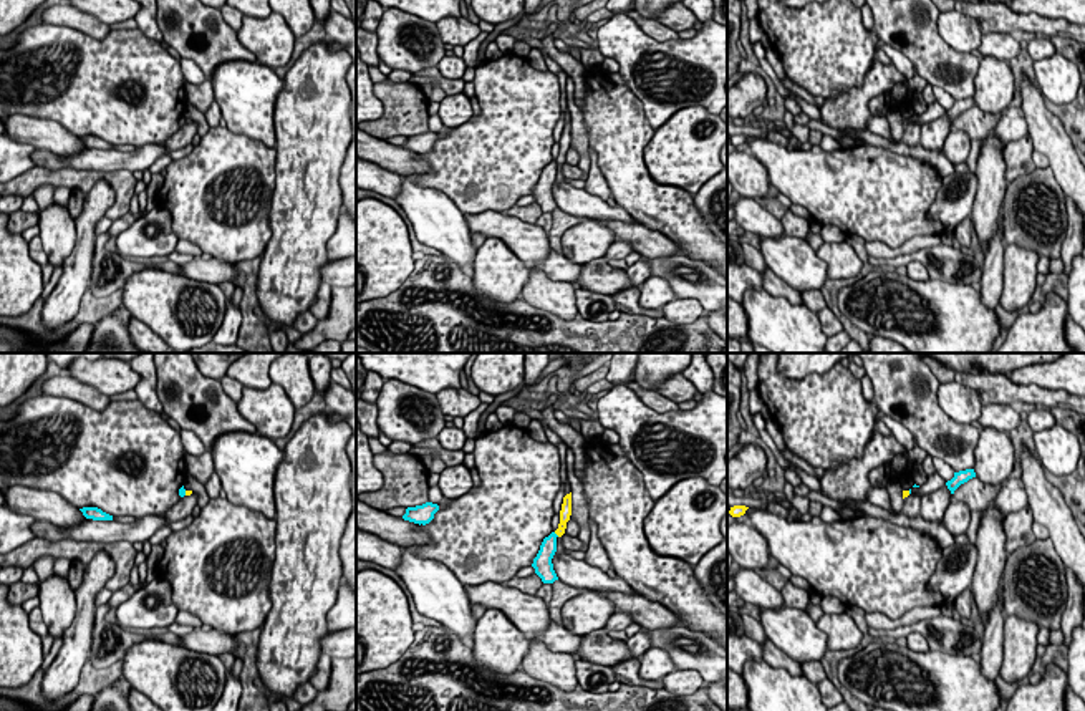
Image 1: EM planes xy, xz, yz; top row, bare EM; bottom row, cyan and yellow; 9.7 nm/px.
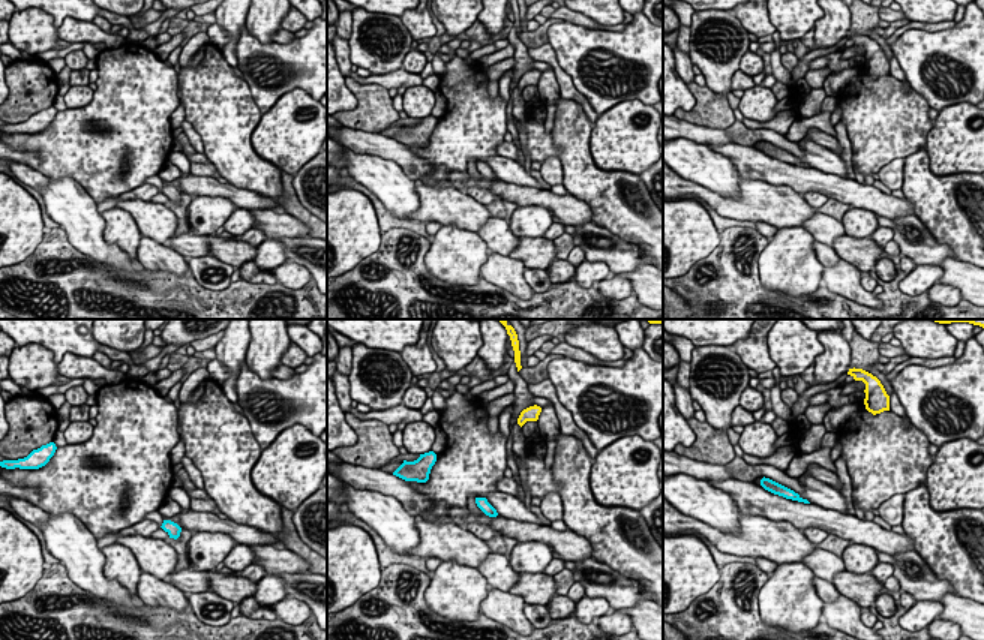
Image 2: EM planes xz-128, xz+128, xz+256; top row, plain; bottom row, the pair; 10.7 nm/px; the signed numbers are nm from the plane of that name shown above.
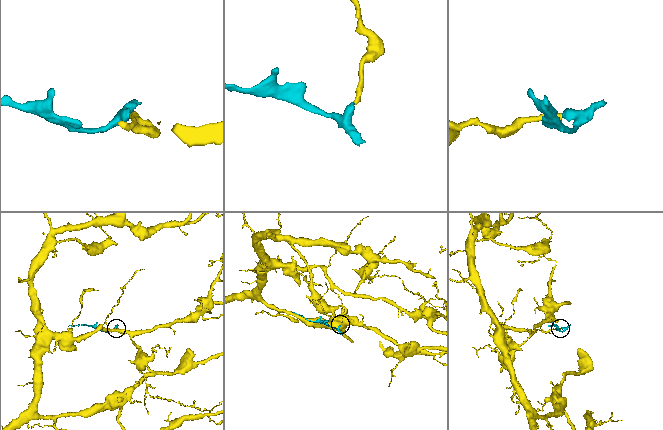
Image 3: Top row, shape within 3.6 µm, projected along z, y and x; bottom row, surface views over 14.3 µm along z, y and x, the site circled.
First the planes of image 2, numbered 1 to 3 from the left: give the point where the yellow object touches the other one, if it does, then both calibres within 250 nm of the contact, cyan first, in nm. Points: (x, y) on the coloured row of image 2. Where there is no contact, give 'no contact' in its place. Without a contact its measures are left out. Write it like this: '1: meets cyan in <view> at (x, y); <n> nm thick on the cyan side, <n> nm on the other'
1: no contact
2: no contact
3: no contact

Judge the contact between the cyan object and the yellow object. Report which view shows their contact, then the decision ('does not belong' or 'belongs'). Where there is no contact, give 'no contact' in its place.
contact in xz; does not belong

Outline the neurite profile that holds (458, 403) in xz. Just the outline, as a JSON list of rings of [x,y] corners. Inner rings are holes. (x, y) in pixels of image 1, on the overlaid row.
[[[446,388],[439,391],[436,396],[441,411],[446,416],[452,416],[452,418],[465,418],[469,413],[475,411],[480,404],[479,396],[474,396],[464,388],[459,389]]]

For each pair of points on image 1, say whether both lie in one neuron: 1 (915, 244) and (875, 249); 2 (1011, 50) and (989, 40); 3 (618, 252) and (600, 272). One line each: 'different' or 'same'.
1: same
2: same
3: different

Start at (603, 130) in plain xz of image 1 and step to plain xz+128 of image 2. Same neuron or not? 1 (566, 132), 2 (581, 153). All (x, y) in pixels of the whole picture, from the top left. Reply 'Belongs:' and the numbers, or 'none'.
Belongs: 1, 2

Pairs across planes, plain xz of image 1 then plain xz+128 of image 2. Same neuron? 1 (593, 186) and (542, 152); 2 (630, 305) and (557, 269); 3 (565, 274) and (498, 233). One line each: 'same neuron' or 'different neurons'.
1: different neurons
2: same neuron
3: same neuron

